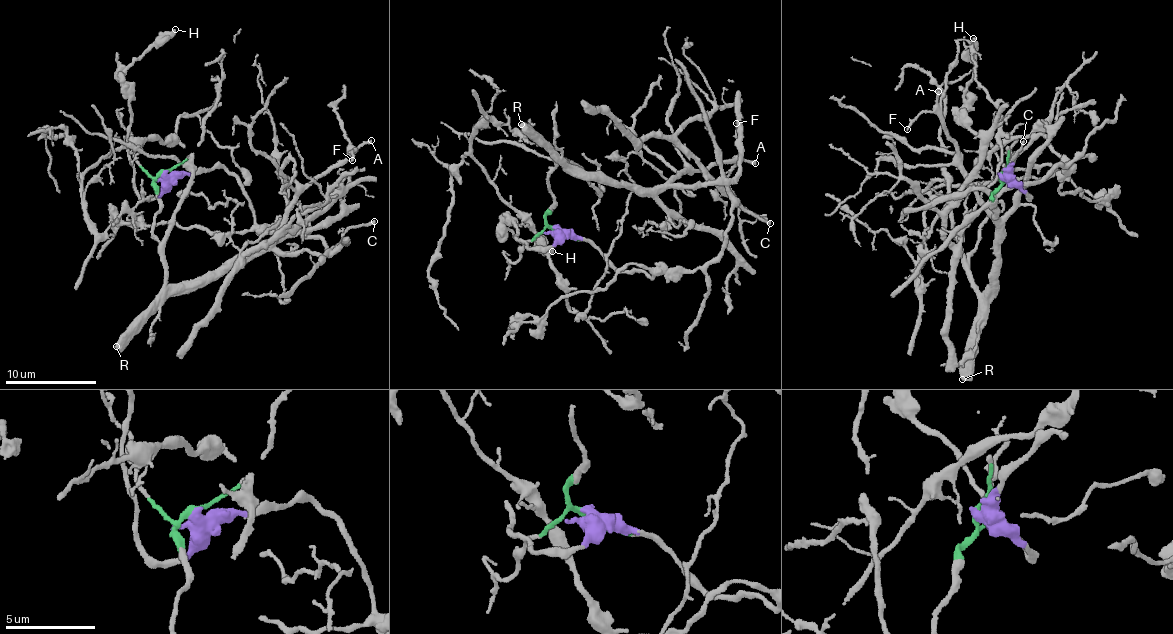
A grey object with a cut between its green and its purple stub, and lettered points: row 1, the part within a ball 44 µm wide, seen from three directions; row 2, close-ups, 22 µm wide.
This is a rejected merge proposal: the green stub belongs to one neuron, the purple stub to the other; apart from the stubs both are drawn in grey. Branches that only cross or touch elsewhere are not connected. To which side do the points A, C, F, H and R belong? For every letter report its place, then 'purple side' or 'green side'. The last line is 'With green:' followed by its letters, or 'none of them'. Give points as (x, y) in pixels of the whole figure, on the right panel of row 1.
A: (938, 91) | green side
C: (1023, 141) | purple side
F: (907, 129) | green side
H: (973, 38) | purple side
R: (962, 379) | green side
With green: A, F, R

